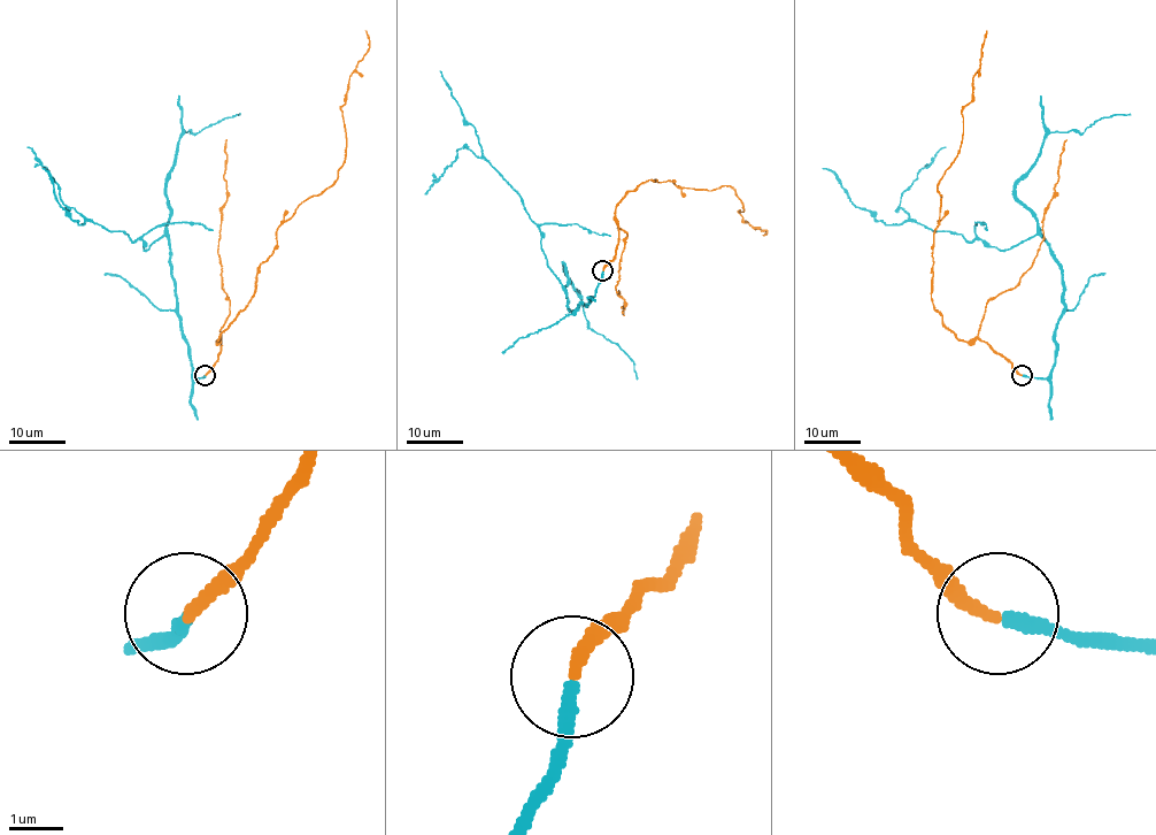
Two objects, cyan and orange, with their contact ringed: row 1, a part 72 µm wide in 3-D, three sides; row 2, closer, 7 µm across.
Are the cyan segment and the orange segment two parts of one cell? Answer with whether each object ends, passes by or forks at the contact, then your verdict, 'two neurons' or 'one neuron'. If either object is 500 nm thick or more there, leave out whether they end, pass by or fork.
cyan ends; orange ends; one neuron

